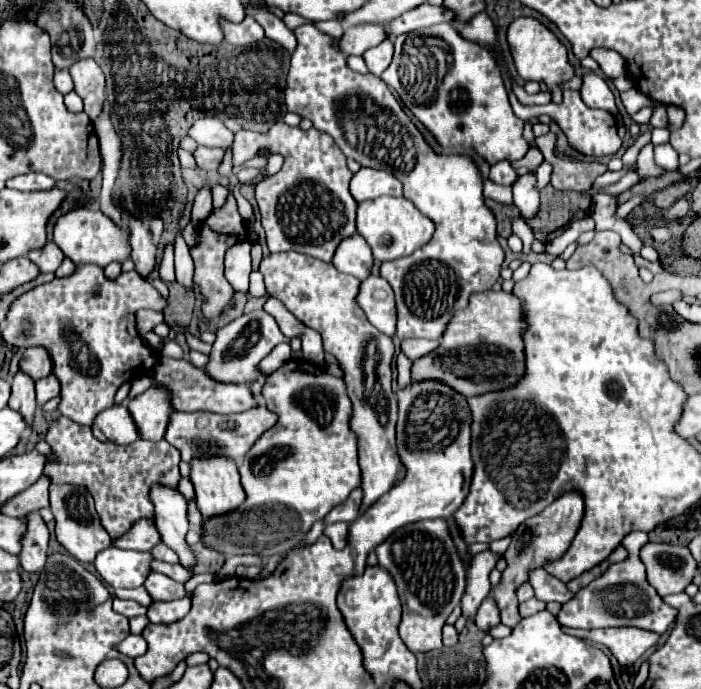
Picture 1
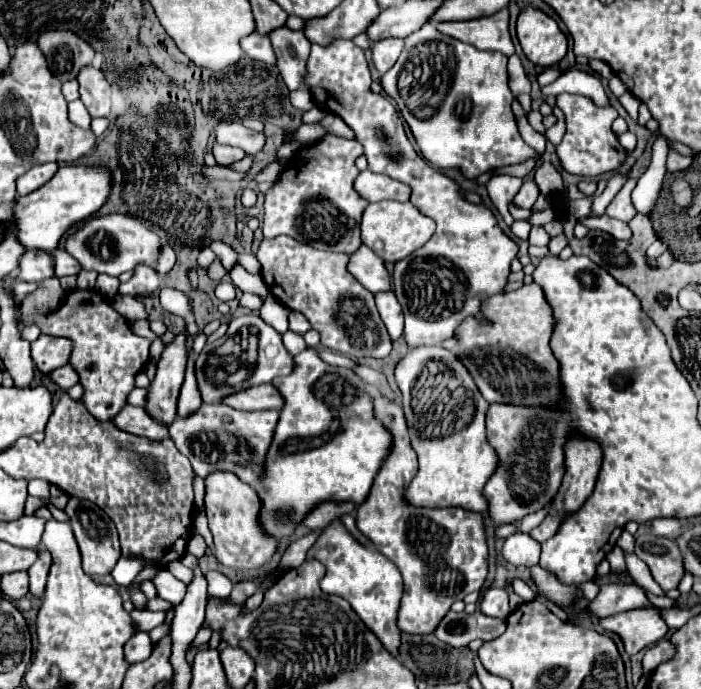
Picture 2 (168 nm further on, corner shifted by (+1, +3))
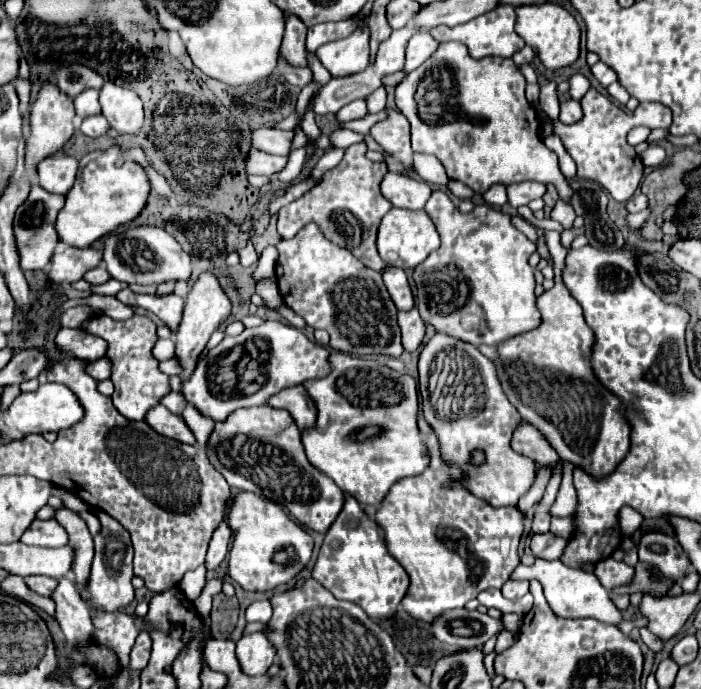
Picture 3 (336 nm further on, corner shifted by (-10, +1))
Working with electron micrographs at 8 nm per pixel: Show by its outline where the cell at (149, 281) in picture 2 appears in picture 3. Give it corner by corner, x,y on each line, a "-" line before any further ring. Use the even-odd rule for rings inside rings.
124,288
116,294
116,298
126,304
126,306
140,306
144,310
154,312
174,334
180,320
182,320
182,308
184,308
184,298
176,296
176,294
168,294
168,296
148,296
148,294
134,294
130,288

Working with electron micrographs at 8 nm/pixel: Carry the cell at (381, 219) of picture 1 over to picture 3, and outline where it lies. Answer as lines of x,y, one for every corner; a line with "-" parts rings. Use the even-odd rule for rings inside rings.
392,208
382,218
382,224
378,230
378,252
386,264
402,268
402,270
416,268
438,246
440,246
440,236
424,210
408,212
404,208

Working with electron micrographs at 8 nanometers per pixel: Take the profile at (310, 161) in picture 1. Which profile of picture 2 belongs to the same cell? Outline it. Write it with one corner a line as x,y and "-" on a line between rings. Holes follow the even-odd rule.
325,134
311,146
303,146
283,168
275,186
265,192
261,226
265,238
285,234
319,250
345,254
357,250
361,244
359,222
365,202
355,194
353,180
359,174
355,160
361,154
363,150
357,140
345,140
331,134

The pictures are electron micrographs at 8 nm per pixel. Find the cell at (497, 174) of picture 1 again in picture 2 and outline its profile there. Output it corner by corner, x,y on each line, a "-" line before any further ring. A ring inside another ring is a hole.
509,174
491,176
491,180
487,182
489,198
491,198
491,202
495,204
495,208
499,210
499,214
503,216
504,221
509,227
514,222
514,218
509,214
507,204
515,198
515,194
519,192
521,184
523,184
521,178
515,178
515,176
509,176

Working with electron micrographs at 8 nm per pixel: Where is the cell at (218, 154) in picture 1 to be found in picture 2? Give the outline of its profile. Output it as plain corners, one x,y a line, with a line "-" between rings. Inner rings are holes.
215,144
215,146
213,146
213,156
215,156
217,164
221,164
221,166
229,166
229,164
241,160
241,158
245,156
245,152
239,150
239,148
233,148
233,146

